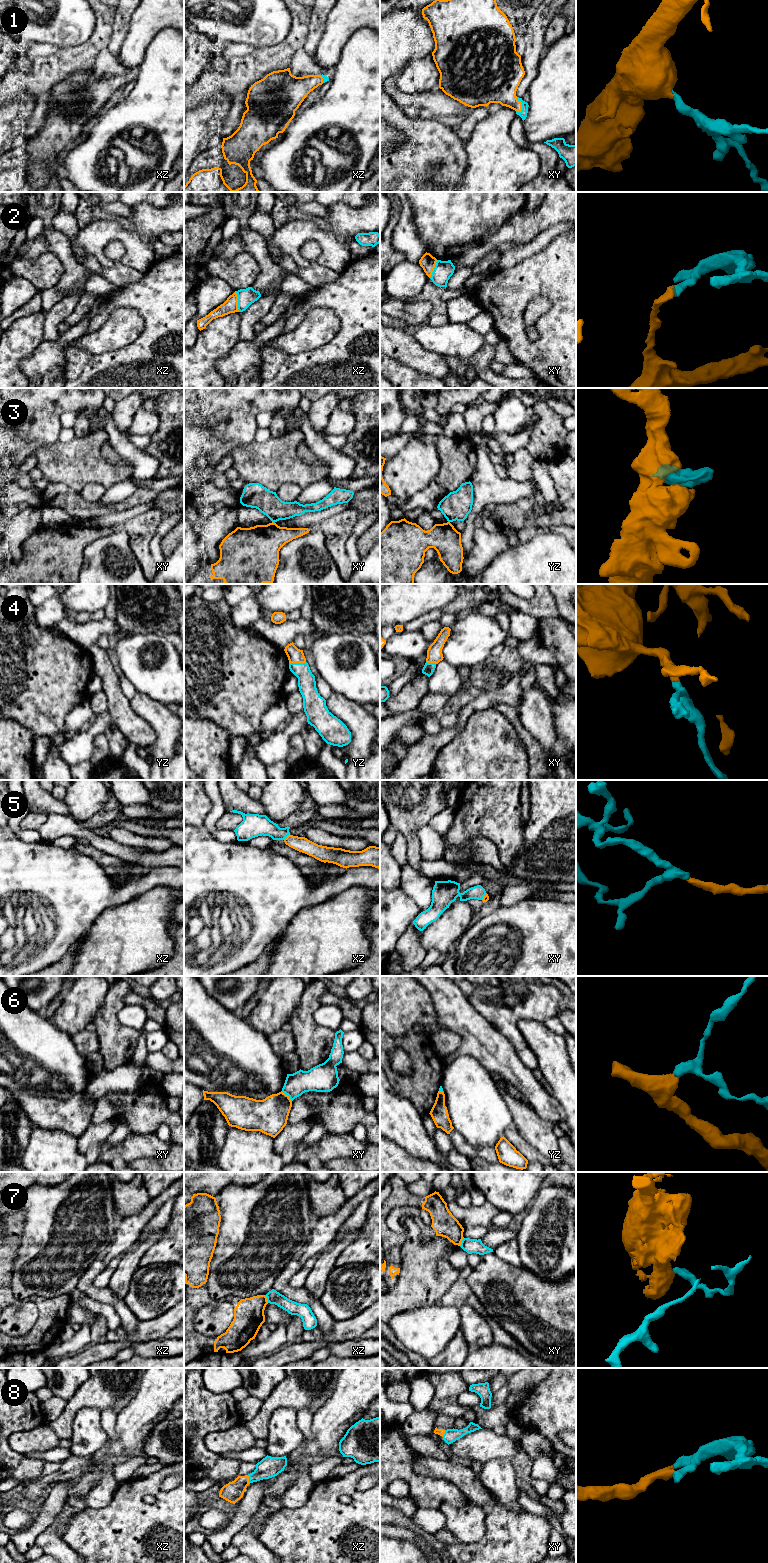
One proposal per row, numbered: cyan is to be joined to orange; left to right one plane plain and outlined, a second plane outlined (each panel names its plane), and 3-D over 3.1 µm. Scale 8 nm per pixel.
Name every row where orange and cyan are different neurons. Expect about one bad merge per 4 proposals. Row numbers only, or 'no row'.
2, 7

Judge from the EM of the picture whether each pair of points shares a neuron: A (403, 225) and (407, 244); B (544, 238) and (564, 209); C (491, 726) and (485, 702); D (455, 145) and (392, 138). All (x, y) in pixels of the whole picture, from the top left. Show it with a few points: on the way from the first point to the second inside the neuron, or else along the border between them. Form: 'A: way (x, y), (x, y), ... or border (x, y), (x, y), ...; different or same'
A: way (405, 230), (405, 239); same
B: border (565, 222), (549, 226), (534, 238); different
C: border (493, 707), (475, 711), (467, 722); different
D: border (390, 125), (402, 134), (402, 142), (391, 151); different

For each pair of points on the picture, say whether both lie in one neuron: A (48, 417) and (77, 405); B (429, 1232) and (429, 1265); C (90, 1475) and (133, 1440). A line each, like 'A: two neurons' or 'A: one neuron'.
A: one neuron
B: two neurons
C: one neuron

